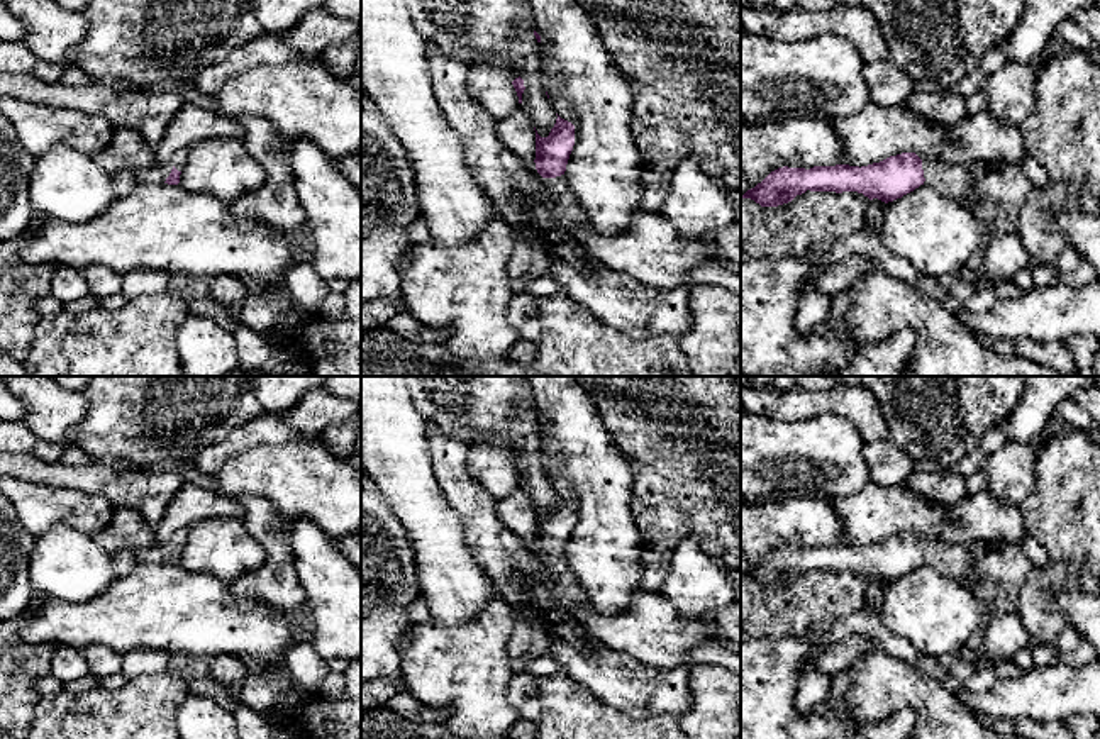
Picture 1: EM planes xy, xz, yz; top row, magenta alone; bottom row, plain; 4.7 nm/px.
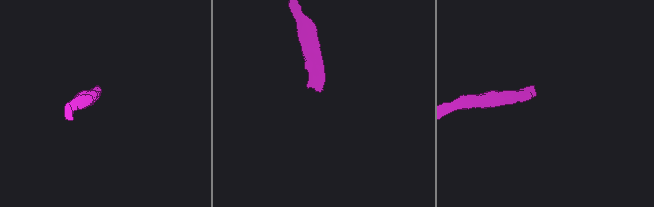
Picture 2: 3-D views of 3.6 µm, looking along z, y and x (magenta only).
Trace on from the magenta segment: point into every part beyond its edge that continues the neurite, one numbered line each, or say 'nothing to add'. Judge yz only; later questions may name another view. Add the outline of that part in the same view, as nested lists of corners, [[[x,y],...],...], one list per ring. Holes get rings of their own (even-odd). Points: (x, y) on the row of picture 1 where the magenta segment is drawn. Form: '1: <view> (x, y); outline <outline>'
1: yz (955, 180); outline [[[927,159],[922,163],[922,169],[929,186],[961,203],[971,198],[973,186],[986,168],[973,163],[964,164]]]

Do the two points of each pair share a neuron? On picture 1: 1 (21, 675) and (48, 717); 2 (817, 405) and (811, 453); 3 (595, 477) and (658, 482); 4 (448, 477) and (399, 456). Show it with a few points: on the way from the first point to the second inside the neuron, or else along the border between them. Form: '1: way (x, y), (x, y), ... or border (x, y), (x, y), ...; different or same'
1: border (41, 695), (31, 721); different
2: border (777, 419), (804, 421), (836, 414), (855, 426); different
3: border (616, 443), (631, 473), (631, 514), (634, 519); different
4: border (426, 431), (433, 475), (451, 505); different

